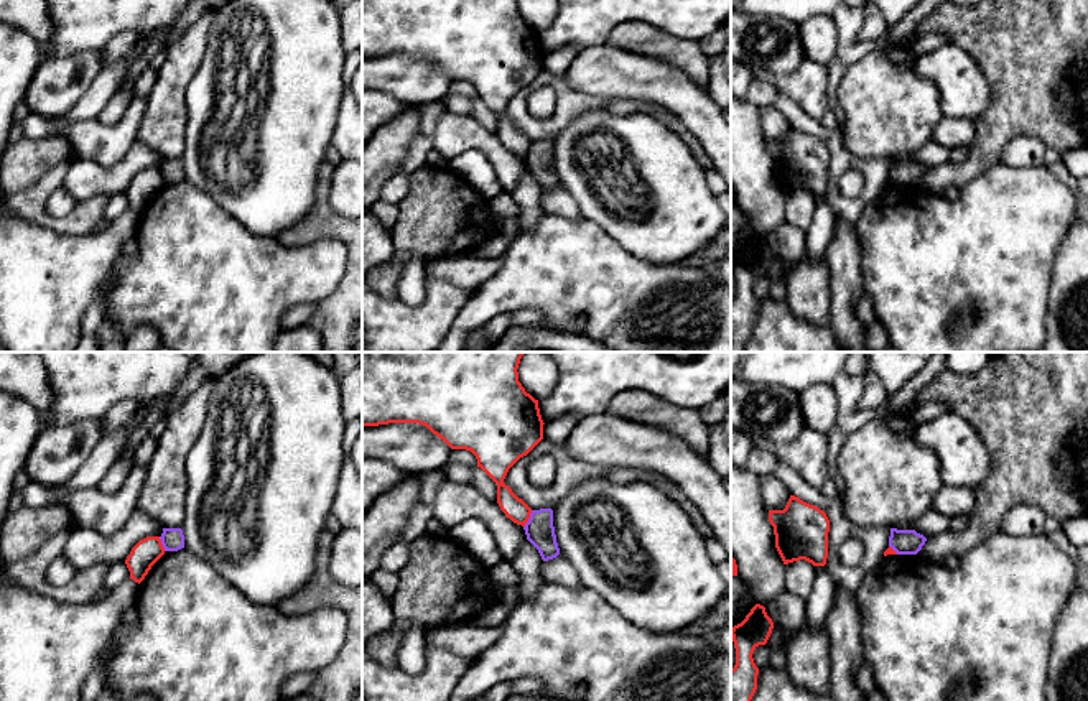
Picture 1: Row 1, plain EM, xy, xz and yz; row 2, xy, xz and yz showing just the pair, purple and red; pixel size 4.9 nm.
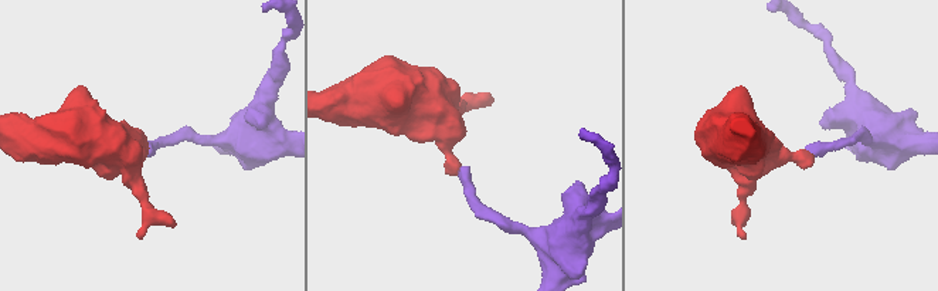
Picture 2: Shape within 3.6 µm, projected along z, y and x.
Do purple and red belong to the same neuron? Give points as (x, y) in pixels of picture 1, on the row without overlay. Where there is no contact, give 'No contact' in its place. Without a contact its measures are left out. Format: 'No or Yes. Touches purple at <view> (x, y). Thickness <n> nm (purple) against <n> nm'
No. Touches purple at xz (529, 150). Thickness 140 nm (purple) against 110 nm

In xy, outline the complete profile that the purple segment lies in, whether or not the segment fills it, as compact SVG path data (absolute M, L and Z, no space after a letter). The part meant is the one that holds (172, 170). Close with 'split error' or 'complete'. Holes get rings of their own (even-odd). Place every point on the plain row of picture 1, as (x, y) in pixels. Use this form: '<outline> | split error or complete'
M163 160L160 171L165 183L178 183L184 179L184 166L181 160Z | complete

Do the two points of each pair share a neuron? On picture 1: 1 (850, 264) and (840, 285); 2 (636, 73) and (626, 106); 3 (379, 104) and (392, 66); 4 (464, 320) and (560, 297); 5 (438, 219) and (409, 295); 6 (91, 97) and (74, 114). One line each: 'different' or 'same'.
1: same
2: different
3: different
4: same
5: different
6: same

